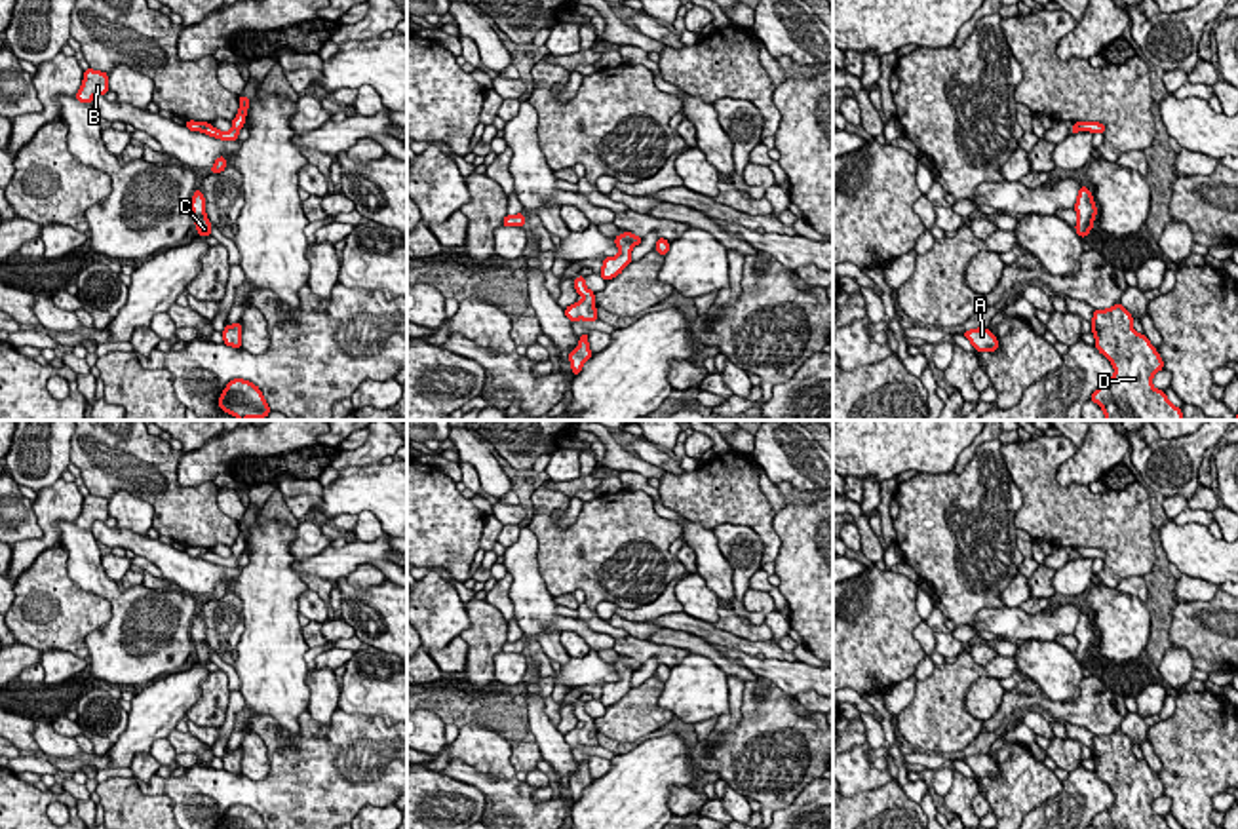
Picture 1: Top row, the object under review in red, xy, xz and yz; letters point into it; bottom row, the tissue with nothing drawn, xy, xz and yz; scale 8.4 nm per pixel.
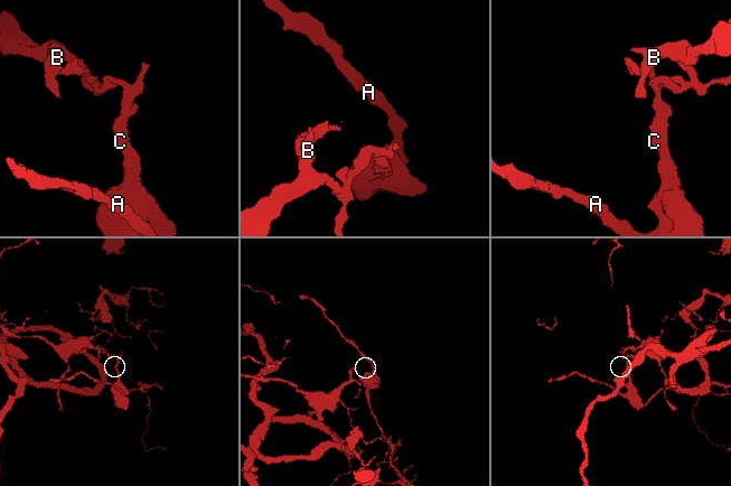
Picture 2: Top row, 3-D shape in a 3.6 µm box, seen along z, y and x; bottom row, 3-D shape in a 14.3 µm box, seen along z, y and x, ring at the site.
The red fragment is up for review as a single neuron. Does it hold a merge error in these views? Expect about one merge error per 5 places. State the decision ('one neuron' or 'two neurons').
two neurons

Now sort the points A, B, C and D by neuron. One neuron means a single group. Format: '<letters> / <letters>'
A C D / B

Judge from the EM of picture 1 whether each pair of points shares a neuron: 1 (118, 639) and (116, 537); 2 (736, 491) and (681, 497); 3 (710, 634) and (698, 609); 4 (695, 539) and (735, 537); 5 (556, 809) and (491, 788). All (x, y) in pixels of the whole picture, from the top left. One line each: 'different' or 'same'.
1: different
2: same
3: different
4: different
5: same

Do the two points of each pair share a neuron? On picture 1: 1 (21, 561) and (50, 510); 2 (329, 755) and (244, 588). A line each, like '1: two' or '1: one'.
1: one
2: two

